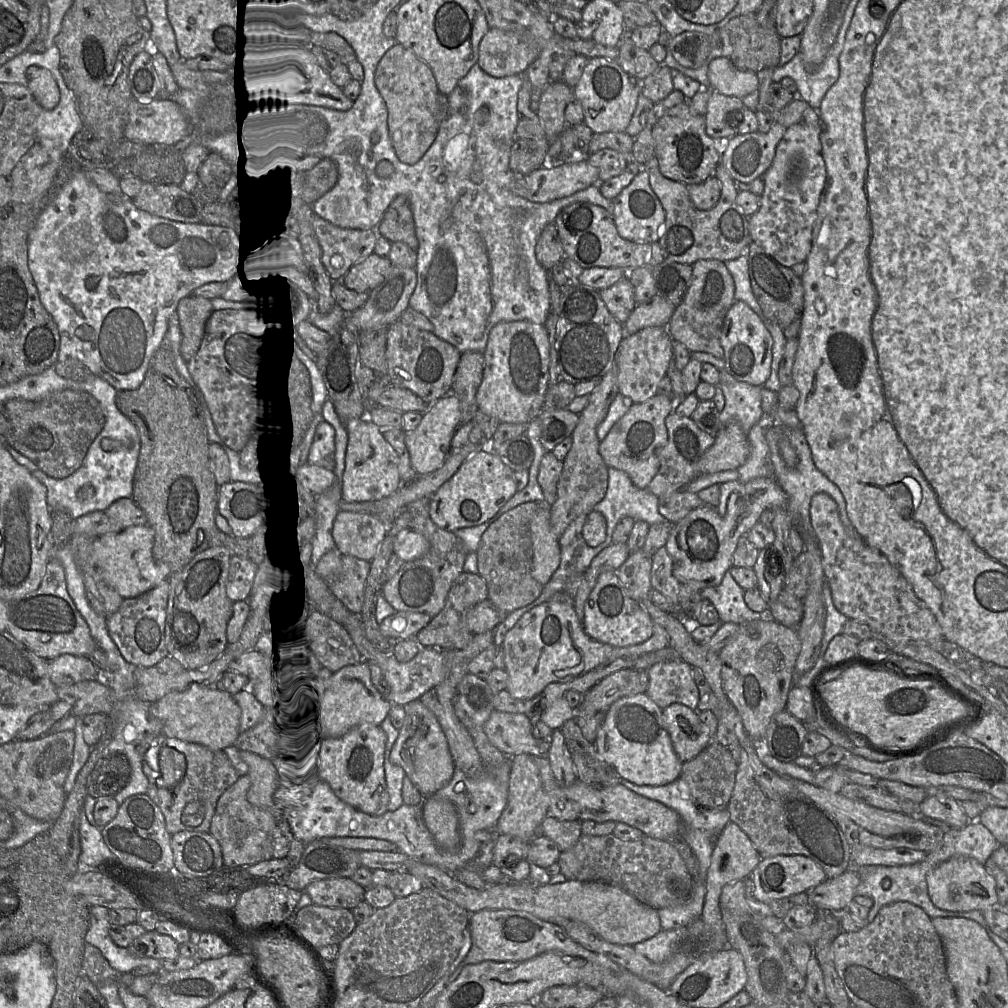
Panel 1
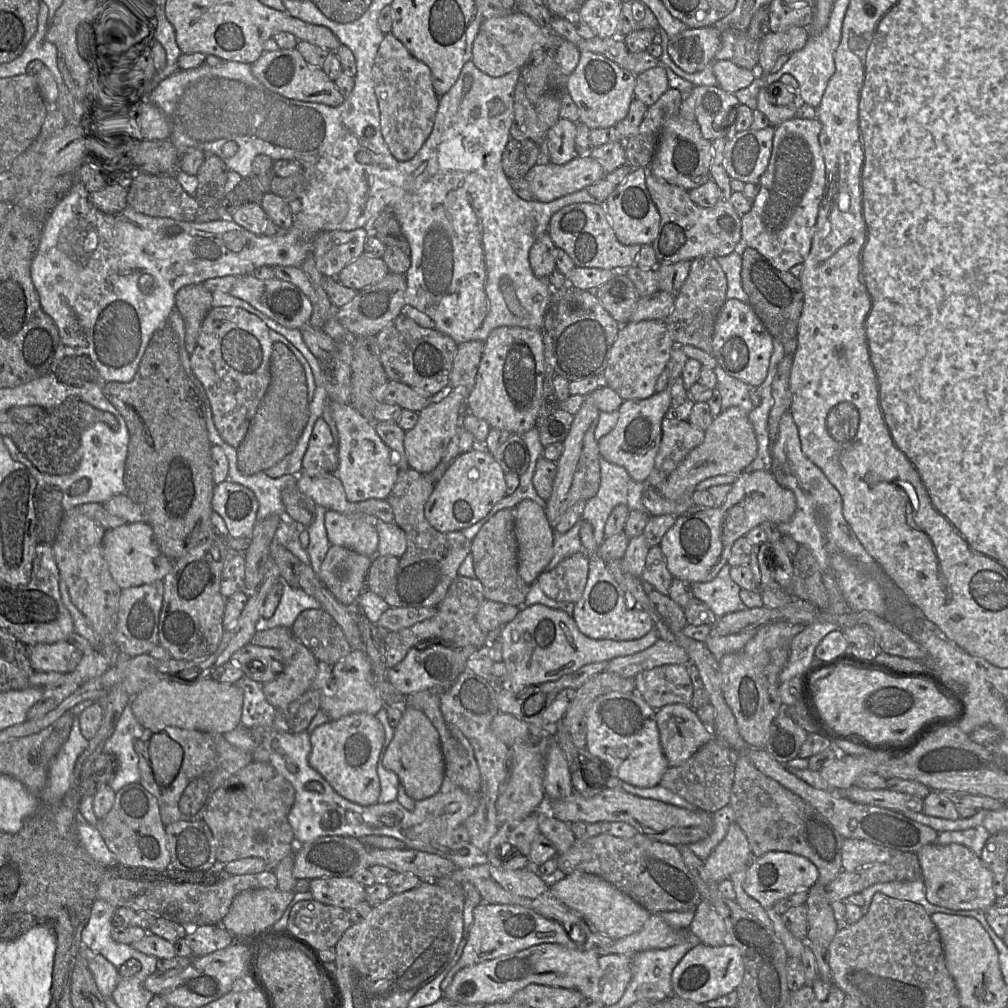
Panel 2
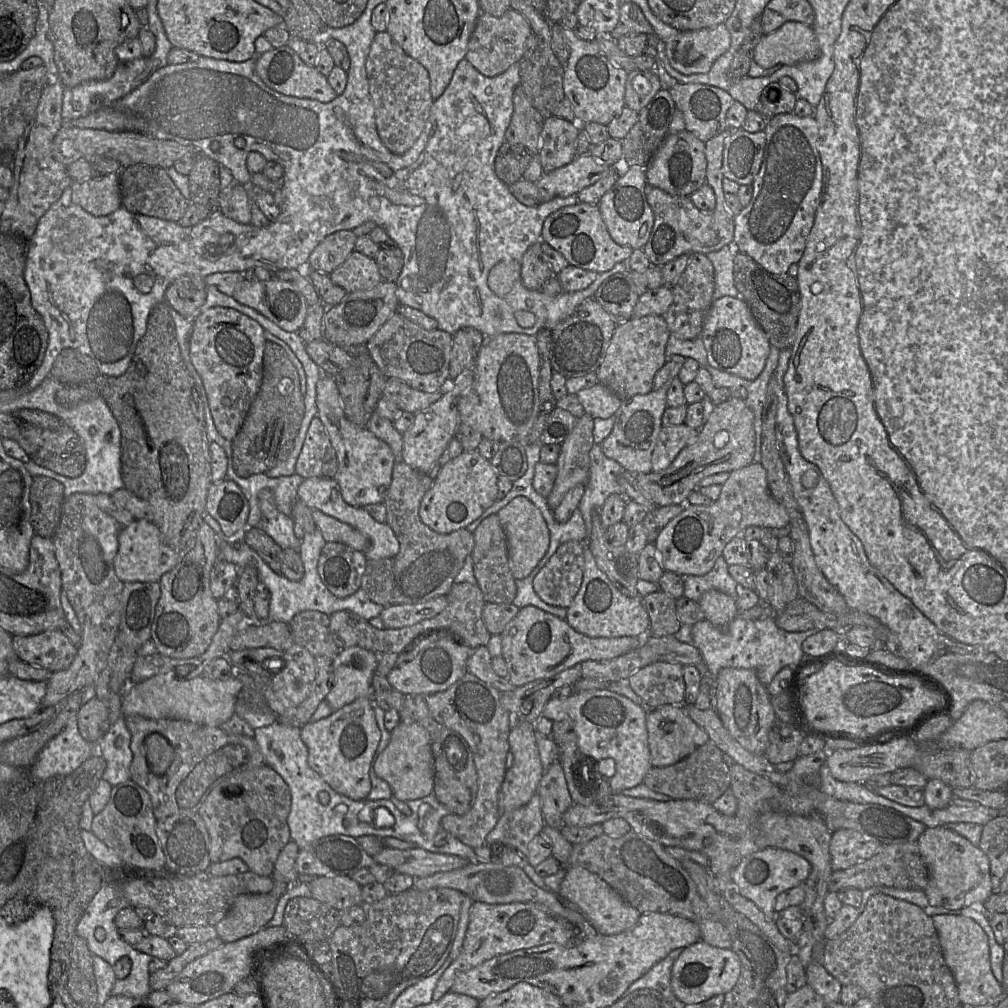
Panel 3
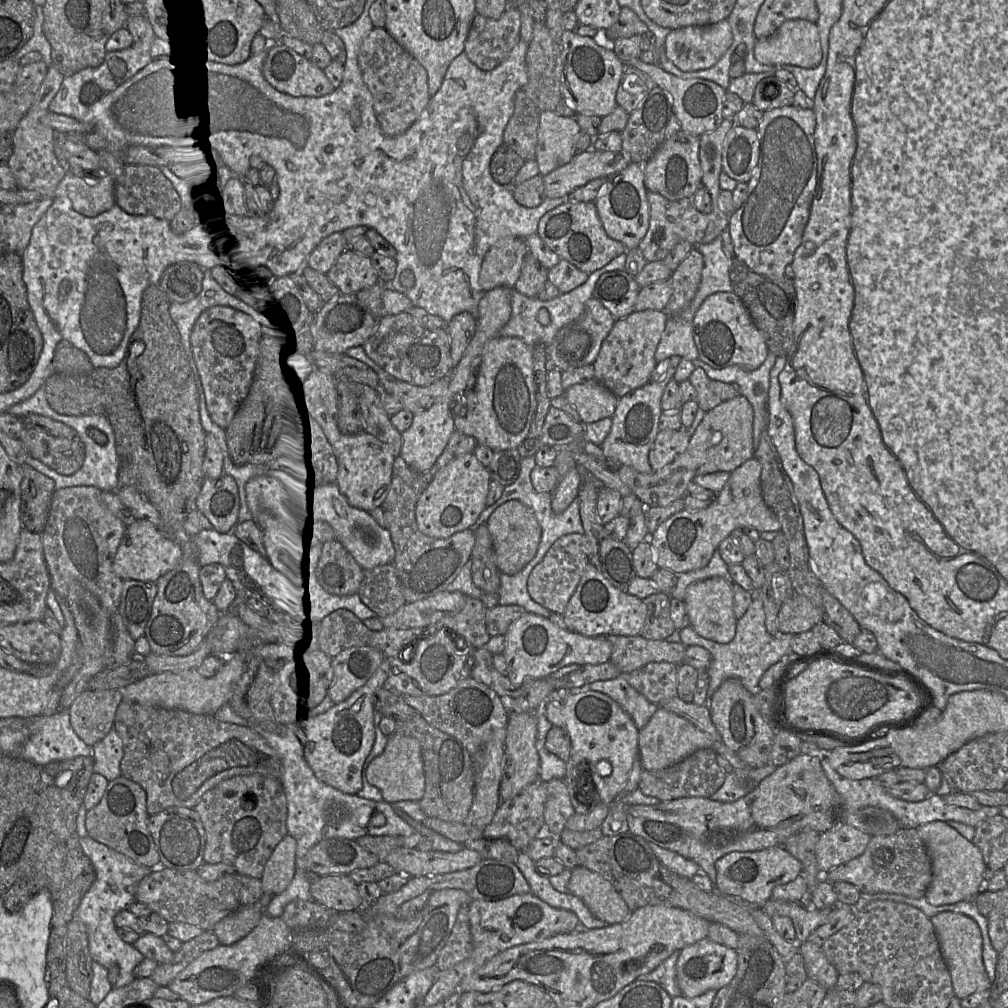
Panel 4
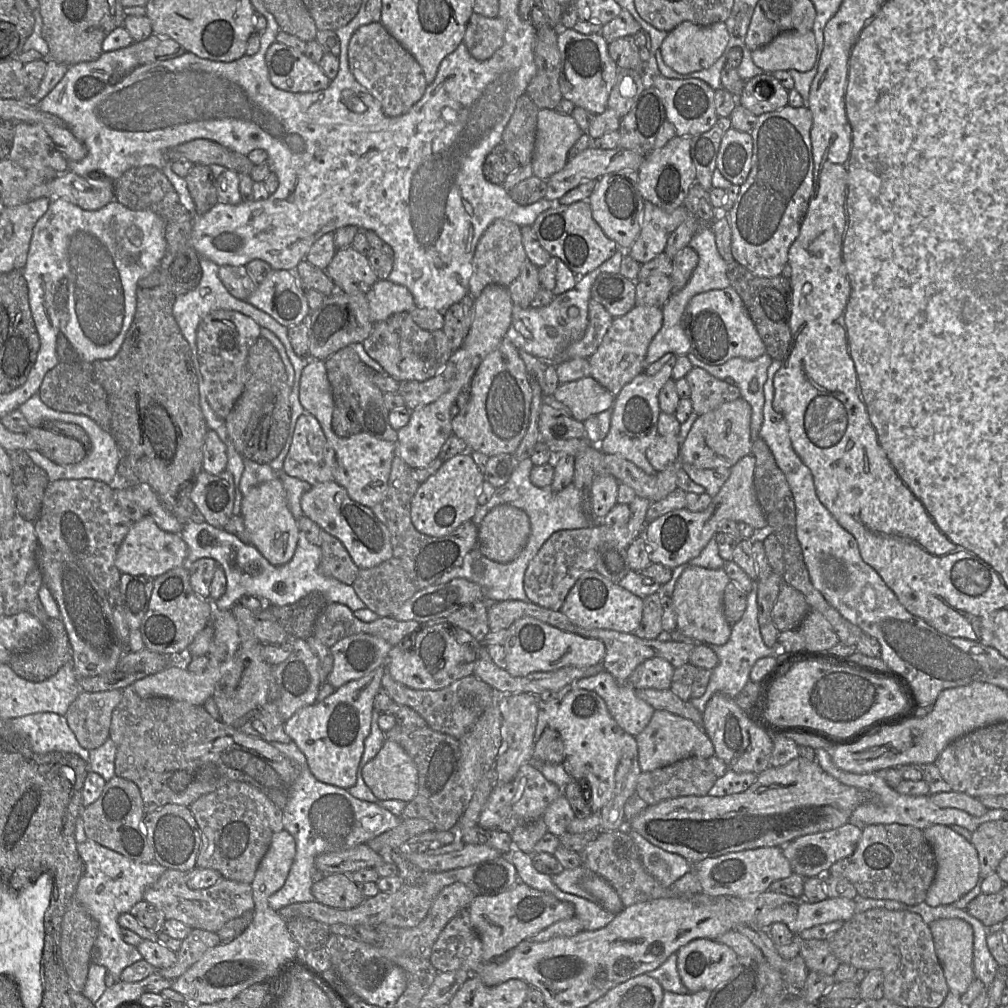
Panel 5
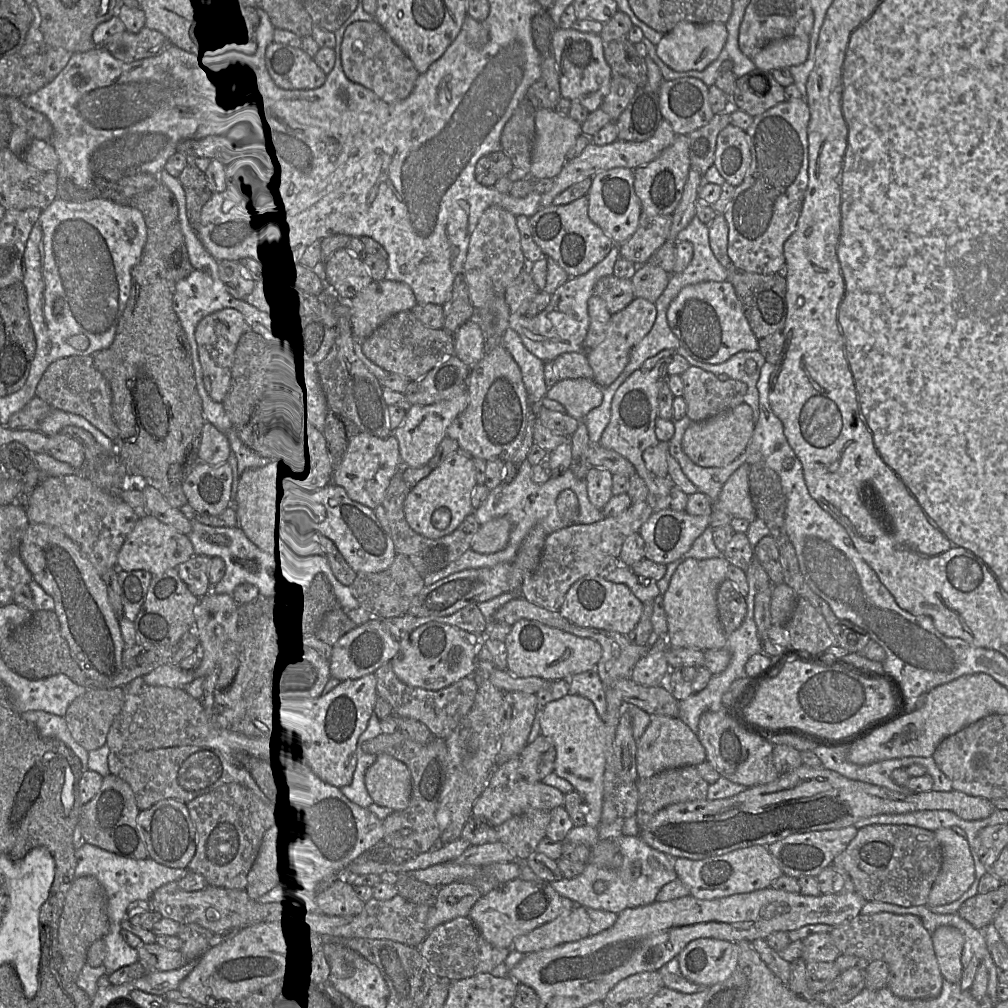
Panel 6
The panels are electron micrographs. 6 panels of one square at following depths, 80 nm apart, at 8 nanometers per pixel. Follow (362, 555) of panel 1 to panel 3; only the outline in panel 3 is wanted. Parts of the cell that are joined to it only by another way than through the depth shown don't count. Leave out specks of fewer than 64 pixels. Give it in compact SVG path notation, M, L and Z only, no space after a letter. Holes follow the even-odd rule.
M317 509L311 510L315 526L326 542L340 542L360 552L368 547L368 539L357 529Z

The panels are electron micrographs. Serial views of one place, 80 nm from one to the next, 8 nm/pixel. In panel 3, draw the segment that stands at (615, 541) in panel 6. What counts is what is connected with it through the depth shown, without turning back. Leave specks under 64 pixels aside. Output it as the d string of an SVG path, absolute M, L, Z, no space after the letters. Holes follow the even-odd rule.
M585 541L561 544L547 564L533 579L533 589L551 606L567 609L577 595L583 580Z

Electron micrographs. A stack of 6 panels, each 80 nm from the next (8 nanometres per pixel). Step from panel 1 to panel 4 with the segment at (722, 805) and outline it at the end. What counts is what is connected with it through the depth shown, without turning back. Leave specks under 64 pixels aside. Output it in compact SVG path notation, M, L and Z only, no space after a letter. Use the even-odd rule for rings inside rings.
M712 748L700 749L681 762L665 769L641 772L638 789L643 794L661 801L684 797L710 798L724 783L727 773L718 765L717 753Z

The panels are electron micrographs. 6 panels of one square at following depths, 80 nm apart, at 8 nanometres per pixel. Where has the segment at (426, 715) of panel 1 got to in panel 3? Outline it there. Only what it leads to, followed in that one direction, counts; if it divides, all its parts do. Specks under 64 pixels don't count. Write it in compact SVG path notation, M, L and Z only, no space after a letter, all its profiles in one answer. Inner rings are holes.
M400 721L391 731L386 748L378 757L372 759L372 769L379 778L389 784L393 797L401 801L430 795L434 785L434 761L427 730L415 722Z

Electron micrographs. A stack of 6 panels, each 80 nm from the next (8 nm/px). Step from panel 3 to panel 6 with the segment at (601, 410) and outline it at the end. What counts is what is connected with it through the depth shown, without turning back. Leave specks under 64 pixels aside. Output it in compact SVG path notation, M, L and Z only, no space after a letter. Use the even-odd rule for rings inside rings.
M564 379L548 388L545 397L559 402L568 415L581 421L602 403L603 388L592 379Z

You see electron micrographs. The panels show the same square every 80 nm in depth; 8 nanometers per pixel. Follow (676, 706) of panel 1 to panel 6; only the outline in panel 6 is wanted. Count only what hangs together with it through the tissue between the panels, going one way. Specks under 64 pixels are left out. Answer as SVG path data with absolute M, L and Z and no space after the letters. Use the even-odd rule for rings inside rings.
M651 715L651 721L637 740L637 773L640 778L651 777L663 770L684 766L696 766L706 761L706 753L693 732L678 717Z

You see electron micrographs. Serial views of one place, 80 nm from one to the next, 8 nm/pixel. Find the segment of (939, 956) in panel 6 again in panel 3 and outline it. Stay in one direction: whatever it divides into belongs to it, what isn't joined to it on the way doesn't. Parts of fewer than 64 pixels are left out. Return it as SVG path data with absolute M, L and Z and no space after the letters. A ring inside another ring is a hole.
M936 915L932 919L945 963L955 979L960 1002L995 1005L1005 992L991 970L988 937L984 930L973 919L961 915Z

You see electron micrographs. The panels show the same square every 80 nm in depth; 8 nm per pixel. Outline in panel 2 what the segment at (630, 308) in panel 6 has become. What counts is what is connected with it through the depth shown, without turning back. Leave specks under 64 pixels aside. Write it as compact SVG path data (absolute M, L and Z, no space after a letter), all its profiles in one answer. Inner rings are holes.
M665 321L627 322L620 327L611 347L607 366L602 374L604 385L615 391L623 401L651 397L656 393L657 380L668 366L675 345Z

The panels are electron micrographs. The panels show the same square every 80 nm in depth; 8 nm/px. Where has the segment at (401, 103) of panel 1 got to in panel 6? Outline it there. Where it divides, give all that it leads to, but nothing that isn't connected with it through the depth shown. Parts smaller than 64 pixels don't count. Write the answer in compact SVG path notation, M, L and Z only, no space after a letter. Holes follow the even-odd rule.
M375 20L356 21L346 28L340 56L344 74L350 81L372 90L389 104L406 99L420 75L410 58Z

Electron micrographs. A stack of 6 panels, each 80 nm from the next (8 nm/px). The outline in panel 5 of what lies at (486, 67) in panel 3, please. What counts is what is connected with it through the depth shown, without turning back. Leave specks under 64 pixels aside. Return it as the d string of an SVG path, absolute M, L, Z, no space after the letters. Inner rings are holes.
M472 13L463 42L473 58L485 61L503 45L506 28L506 22L501 18L487 18Z

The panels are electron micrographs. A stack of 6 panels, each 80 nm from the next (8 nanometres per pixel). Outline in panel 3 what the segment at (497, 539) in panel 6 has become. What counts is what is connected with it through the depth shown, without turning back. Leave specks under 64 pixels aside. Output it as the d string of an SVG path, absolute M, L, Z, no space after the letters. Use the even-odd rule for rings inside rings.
M518 496L497 513L508 544L509 567L515 579L527 578L545 556L550 533L540 510L526 497Z

